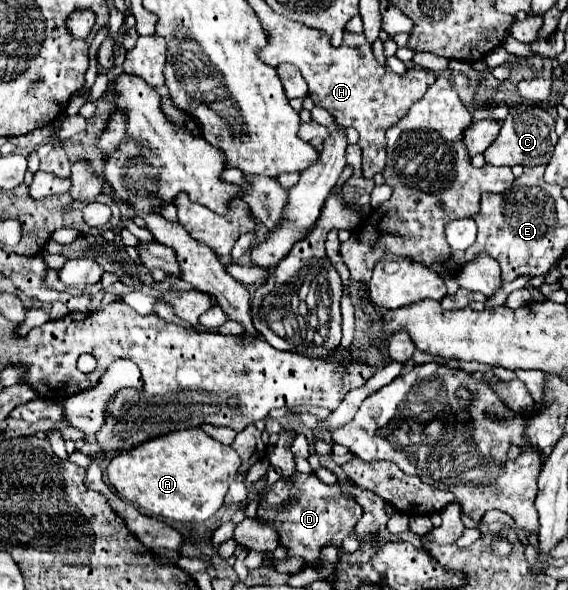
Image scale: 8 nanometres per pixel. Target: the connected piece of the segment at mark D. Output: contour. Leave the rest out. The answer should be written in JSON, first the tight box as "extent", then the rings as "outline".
{"extent":[257,472,363,564],"outline":[[[297,472],[293,486],[287,486],[281,480],[273,484],[261,502],[257,516],[259,520],[273,524],[279,534],[279,544],[289,548],[287,556],[303,556],[307,564],[315,564],[321,548],[331,544],[341,548],[341,540],[353,534],[353,526],[363,516],[363,510],[349,494],[341,492],[339,484],[329,486],[314,478],[314,473]]]}

